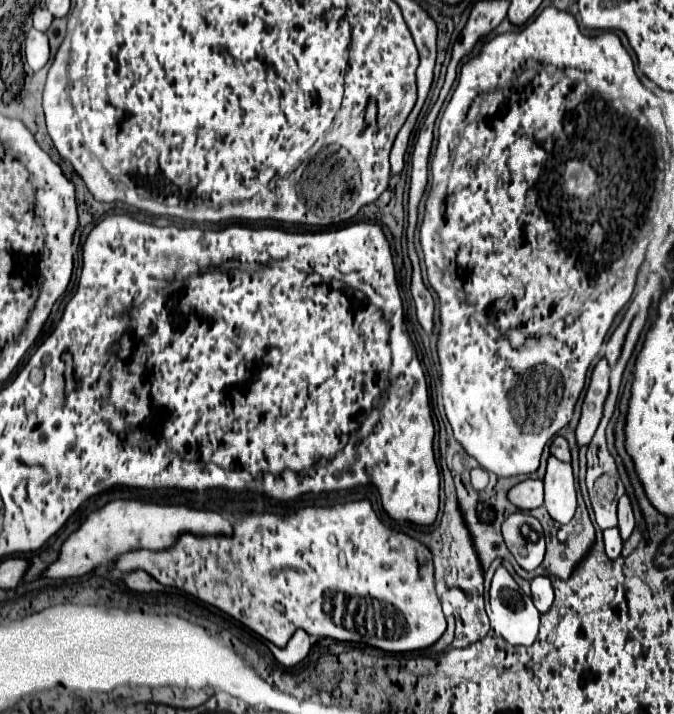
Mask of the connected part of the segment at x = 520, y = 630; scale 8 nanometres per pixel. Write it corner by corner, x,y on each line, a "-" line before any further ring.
497,568
491,582
491,612
495,618
495,630
511,644
511,646
531,646
539,632
539,612
533,606
533,600
521,592
513,576
505,568

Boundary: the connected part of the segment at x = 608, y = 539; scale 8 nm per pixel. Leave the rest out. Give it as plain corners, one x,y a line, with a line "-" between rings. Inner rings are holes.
617,528
605,530
605,532
603,532
603,540
605,540
605,554
607,554
607,558
615,560
615,558
621,554
621,548
623,548
619,530
617,530

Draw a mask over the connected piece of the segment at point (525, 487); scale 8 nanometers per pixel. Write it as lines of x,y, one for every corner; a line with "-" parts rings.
523,480
509,490
509,500
521,510
533,510
543,504
543,482

